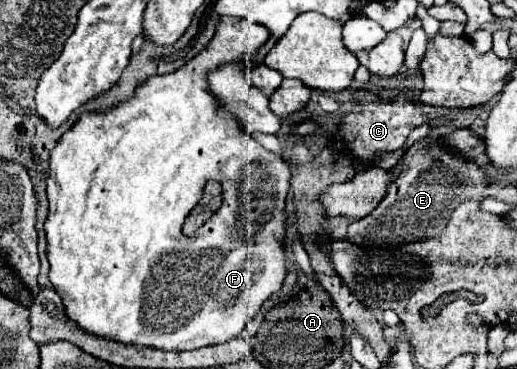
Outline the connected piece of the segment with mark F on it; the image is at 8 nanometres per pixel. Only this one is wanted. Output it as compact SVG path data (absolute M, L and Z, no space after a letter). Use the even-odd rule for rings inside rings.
M221 17L215 37L209 41L209 45L199 55L195 55L185 67L181 67L181 71L175 71L171 75L149 77L143 85L137 87L135 95L131 99L127 99L125 103L121 103L105 113L83 115L67 133L63 133L57 147L51 151L49 165L47 165L49 213L47 213L47 221L43 225L45 233L47 233L47 259L51 265L49 281L51 281L53 289L61 295L65 309L67 309L67 317L73 319L81 329L85 329L93 335L101 335L107 339L115 339L115 341L131 343L131 345L139 345L139 347L155 347L155 349L163 349L163 351L187 351L187 349L225 343L225 341L237 337L243 331L245 323L257 315L257 309L263 305L263 301L267 301L273 293L277 293L281 289L285 275L289 271L287 265L283 263L285 251L283 251L283 243L281 243L281 235L285 239L285 223L287 223L285 199L289 193L289 179L291 179L289 165L283 161L281 155L263 149L249 133L245 133L243 123L233 113L227 113L223 109L221 101L217 99L217 95L213 95L213 91L209 89L209 81L207 81L209 71L213 71L221 65L229 65L229 63L243 61L245 69L251 73L253 67L259 65L257 53L267 43L267 39L269 39L269 31L259 23L251 23L247 19L235 19L235 17ZM209 179L215 179L221 183L223 205L221 205L219 213L215 213L211 217L211 221L205 223L205 227L199 227L193 233L193 237L185 237L181 233L181 225L183 225L185 217L189 215L189 211L199 203L203 187Z

